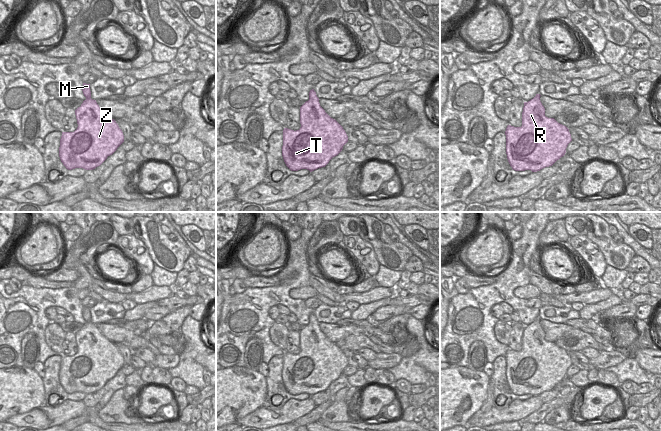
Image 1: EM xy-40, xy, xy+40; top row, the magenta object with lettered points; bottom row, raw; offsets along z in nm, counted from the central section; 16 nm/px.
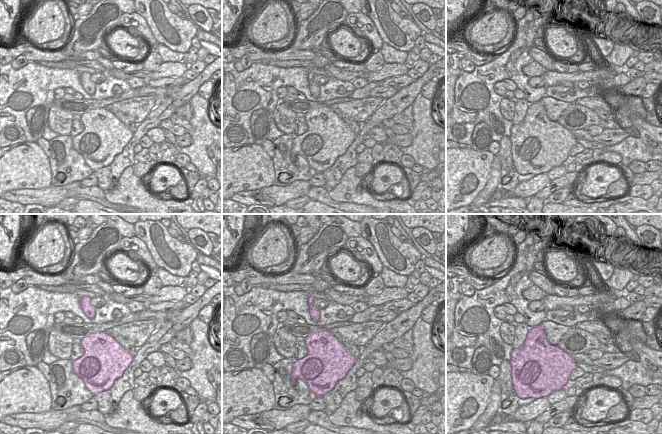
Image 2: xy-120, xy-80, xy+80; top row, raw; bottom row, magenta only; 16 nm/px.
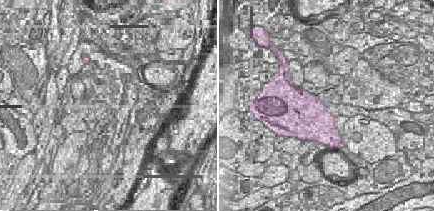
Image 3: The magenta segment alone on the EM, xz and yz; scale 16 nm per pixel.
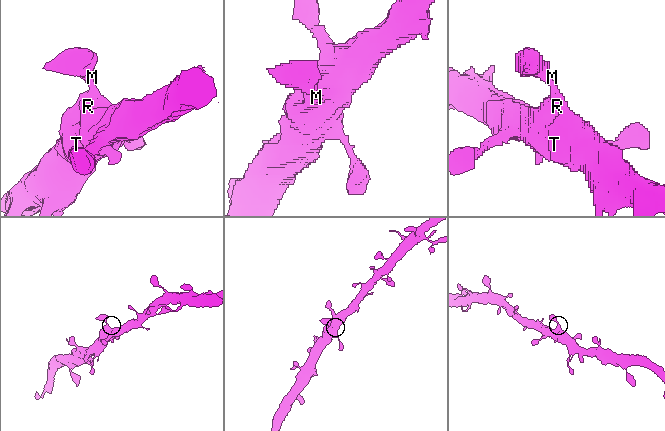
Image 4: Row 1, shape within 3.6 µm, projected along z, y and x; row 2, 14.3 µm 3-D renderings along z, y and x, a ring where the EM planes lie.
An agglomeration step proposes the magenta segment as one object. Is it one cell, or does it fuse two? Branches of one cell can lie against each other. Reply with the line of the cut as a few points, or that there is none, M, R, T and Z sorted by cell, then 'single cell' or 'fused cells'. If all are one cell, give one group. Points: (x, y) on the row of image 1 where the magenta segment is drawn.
cut none; groups M R T Z; single cell

